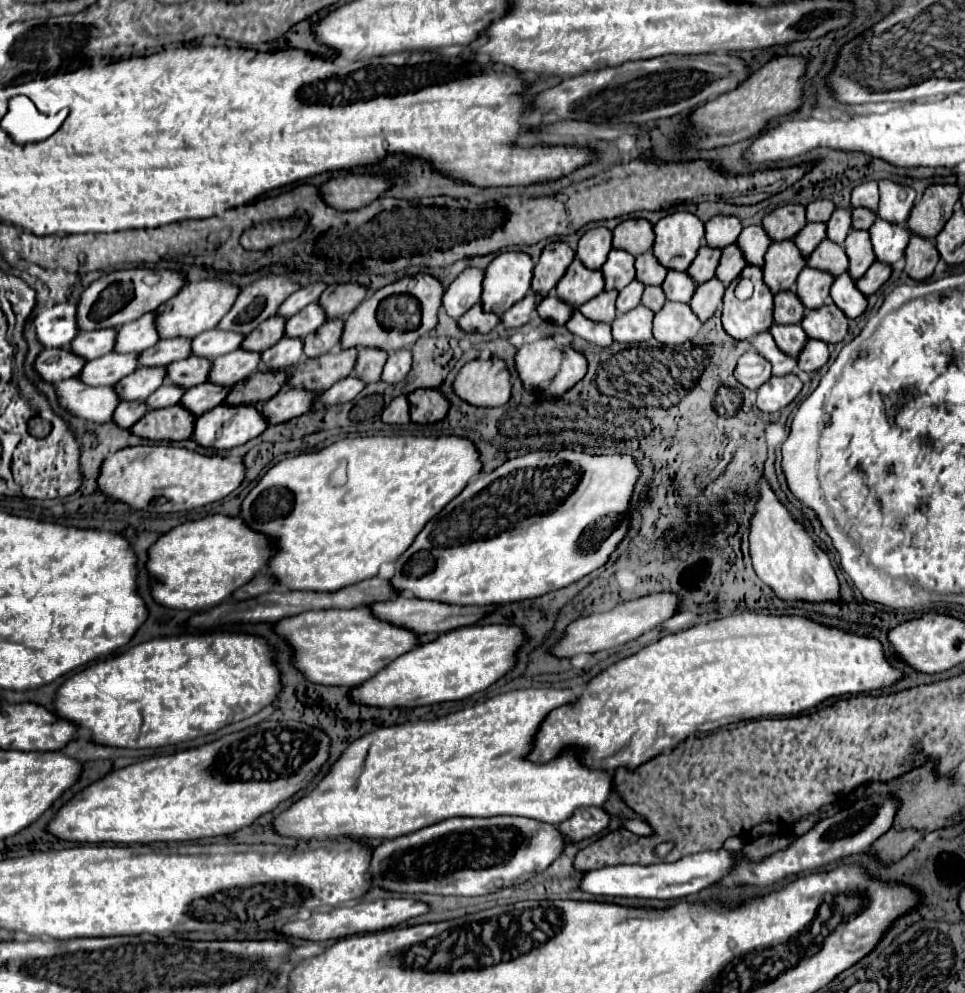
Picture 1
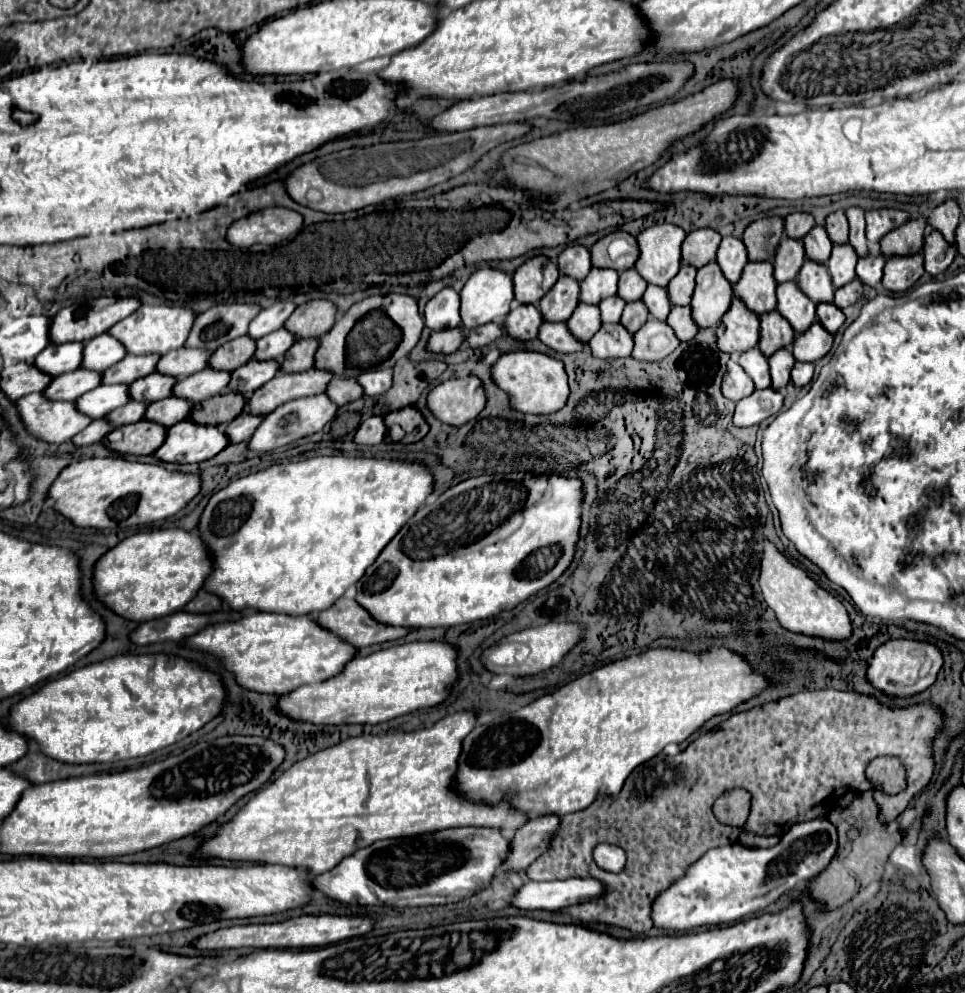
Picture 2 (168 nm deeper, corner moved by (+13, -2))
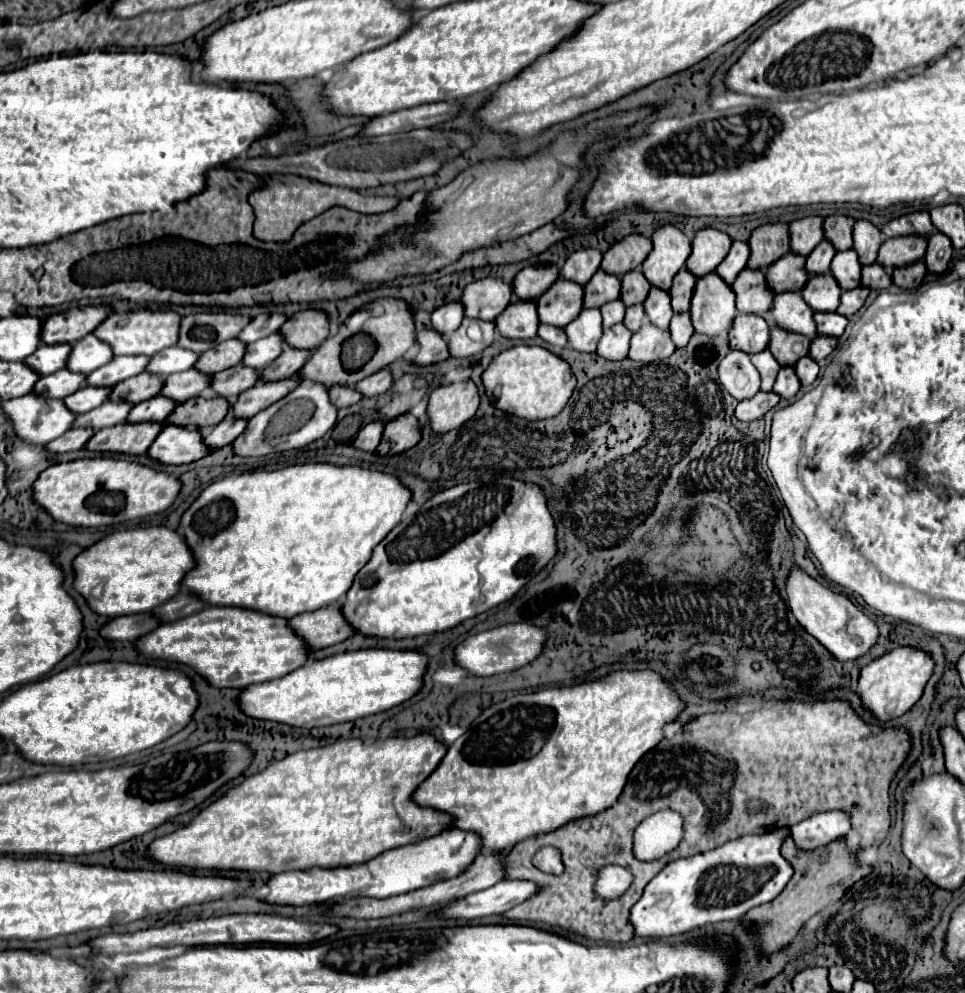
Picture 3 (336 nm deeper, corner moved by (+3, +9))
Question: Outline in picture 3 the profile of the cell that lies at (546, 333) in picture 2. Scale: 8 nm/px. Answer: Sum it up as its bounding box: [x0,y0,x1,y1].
[537,325,567,347]

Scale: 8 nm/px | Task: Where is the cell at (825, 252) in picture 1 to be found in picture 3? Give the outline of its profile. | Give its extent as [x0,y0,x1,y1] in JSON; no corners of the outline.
[803,275,841,311]

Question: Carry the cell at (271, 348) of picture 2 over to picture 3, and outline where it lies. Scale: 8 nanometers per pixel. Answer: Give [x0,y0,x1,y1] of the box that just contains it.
[241,333,285,371]

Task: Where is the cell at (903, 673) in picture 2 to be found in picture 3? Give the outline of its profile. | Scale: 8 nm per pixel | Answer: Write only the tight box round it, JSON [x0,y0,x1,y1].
[857,647,933,723]

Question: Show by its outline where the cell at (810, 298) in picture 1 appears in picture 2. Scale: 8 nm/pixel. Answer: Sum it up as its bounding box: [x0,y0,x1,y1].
[777,280,815,332]

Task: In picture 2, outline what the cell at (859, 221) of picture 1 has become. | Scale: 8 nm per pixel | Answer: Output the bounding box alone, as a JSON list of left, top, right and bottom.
[825,210,849,244]

